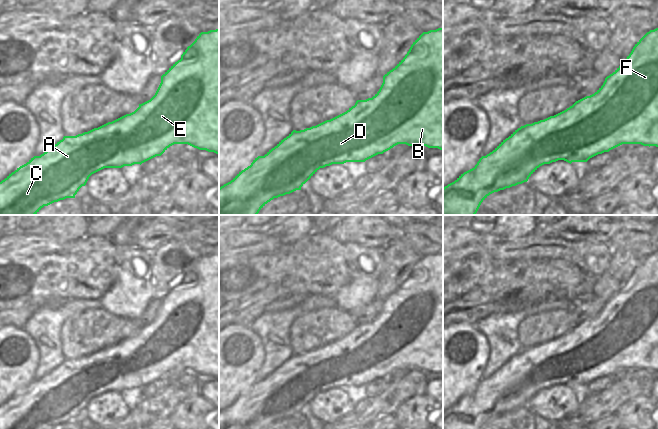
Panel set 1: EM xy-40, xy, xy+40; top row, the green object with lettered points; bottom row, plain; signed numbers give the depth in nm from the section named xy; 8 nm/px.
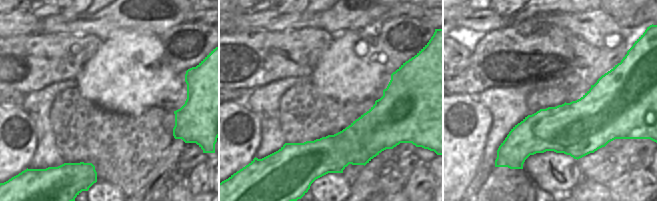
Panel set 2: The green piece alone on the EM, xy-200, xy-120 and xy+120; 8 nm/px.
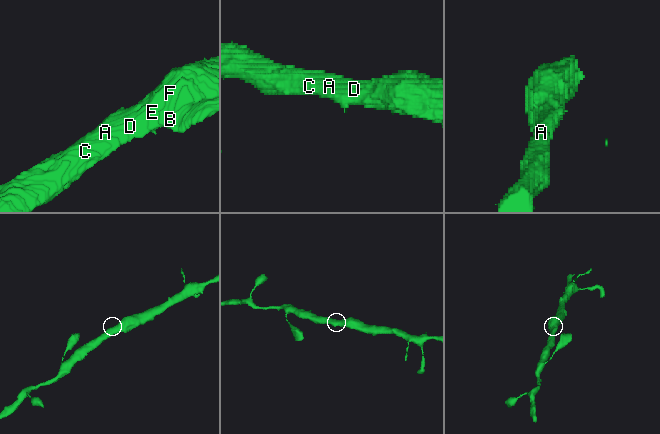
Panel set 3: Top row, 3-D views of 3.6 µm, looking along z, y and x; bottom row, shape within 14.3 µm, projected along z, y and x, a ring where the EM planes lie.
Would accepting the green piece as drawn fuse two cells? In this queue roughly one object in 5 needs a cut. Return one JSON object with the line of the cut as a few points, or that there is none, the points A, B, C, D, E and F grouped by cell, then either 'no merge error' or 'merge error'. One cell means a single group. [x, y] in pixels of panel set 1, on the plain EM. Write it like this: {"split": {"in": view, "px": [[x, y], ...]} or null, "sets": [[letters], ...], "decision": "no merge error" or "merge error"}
{"split": null, "sets": [["A", "B", "C", "D", "E", "F"]], "decision": "no merge error"}

